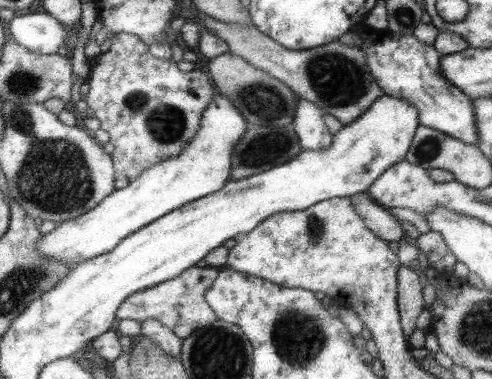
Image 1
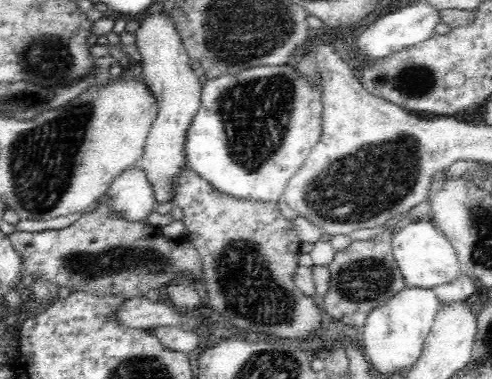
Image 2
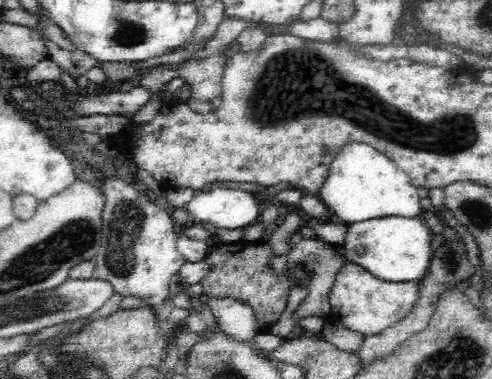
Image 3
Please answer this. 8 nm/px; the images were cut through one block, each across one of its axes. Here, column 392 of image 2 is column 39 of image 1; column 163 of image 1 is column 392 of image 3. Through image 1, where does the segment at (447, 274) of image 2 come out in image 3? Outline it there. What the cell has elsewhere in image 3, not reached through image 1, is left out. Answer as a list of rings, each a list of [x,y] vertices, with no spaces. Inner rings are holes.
[[[348,142],[338,148],[318,196],[320,202],[334,214],[336,222],[350,226],[372,218],[418,218],[422,214],[422,198],[406,172],[402,172],[388,156],[364,142]]]

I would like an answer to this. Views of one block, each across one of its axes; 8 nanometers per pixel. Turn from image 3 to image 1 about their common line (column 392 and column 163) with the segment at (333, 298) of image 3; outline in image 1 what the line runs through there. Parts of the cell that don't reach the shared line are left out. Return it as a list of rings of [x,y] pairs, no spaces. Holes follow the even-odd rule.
[[[191,266],[185,270],[179,278],[173,278],[171,282],[163,282],[159,286],[153,286],[151,290],[143,290],[137,294],[131,294],[119,308],[117,320],[157,320],[163,326],[167,326],[171,332],[175,332],[179,338],[187,338],[195,328],[209,326],[217,320],[217,316],[211,312],[211,308],[205,304],[205,292],[213,286],[217,274],[221,268],[197,268]]]

